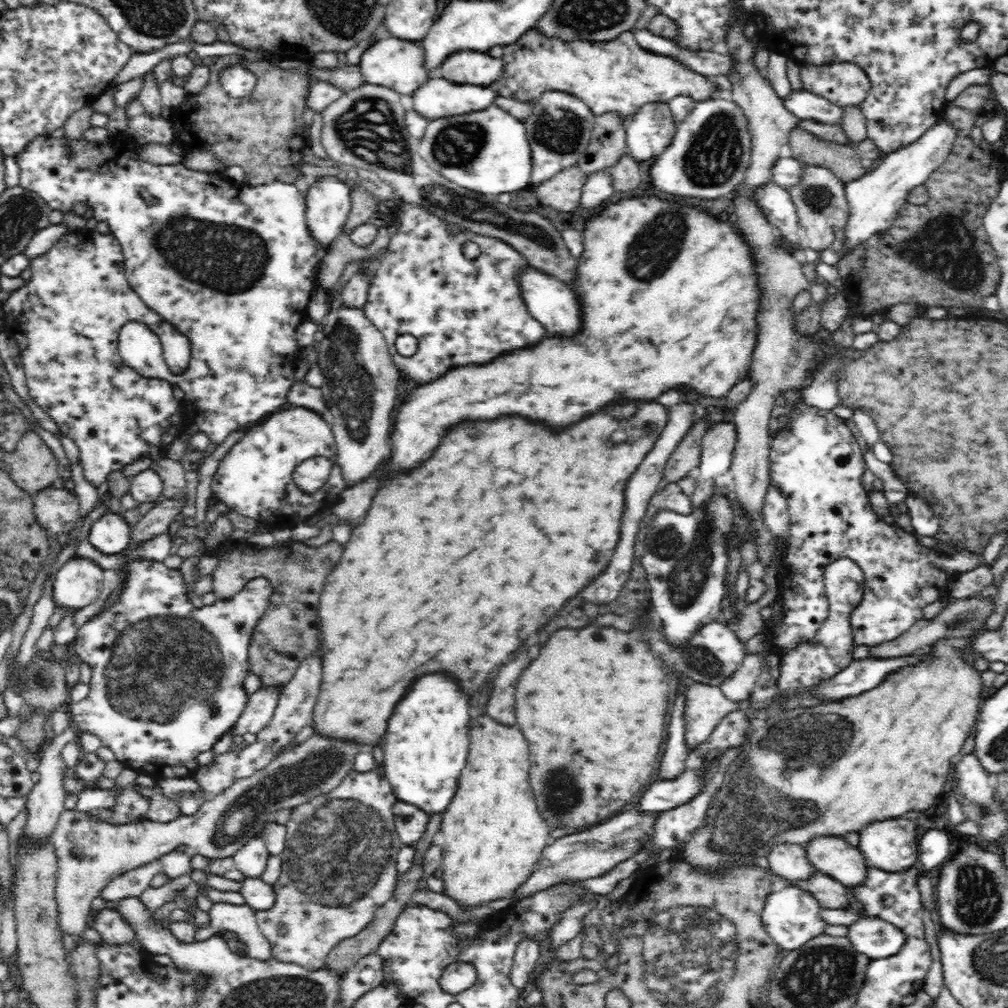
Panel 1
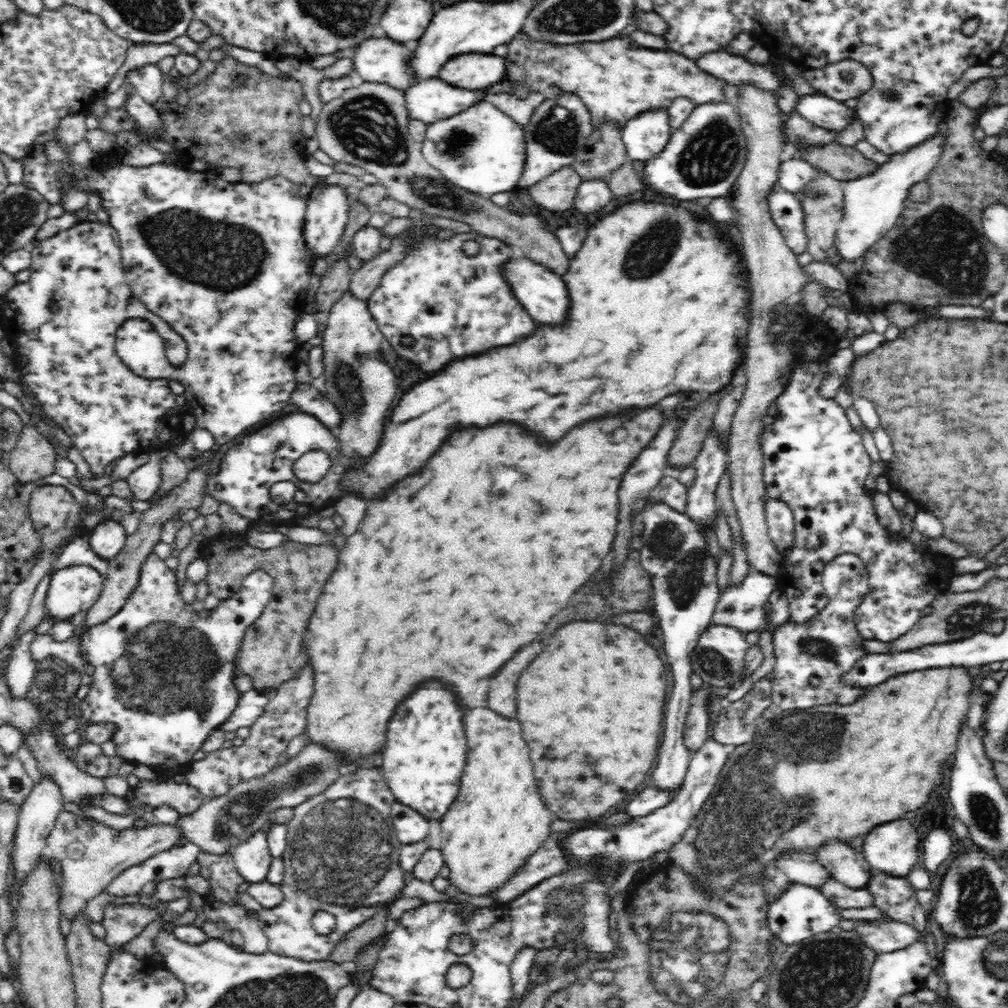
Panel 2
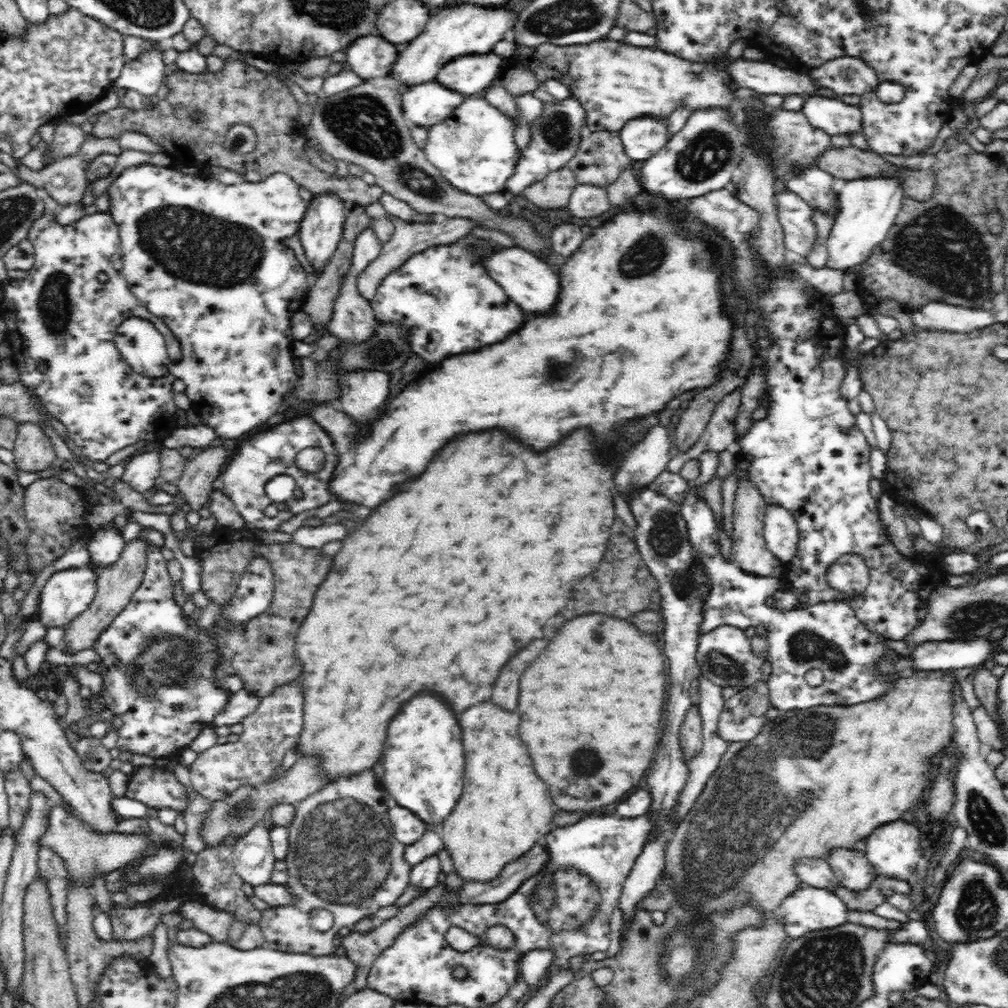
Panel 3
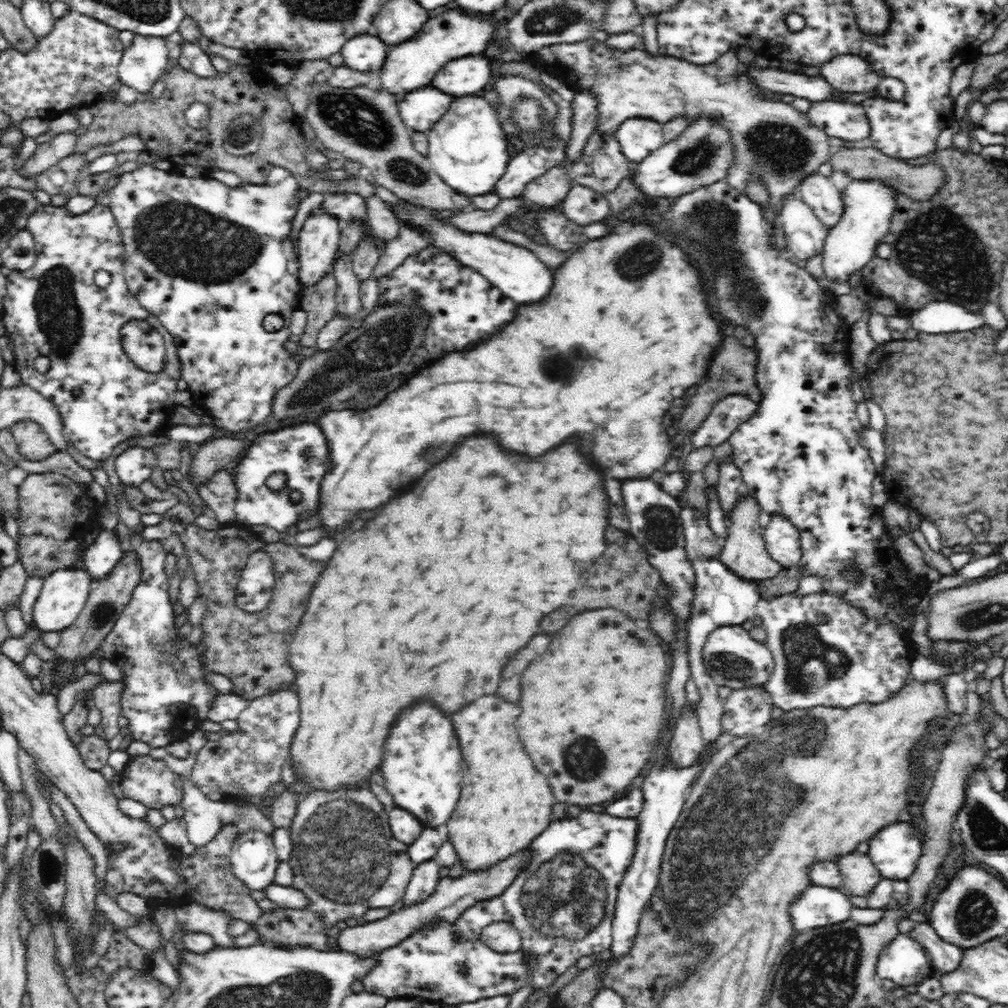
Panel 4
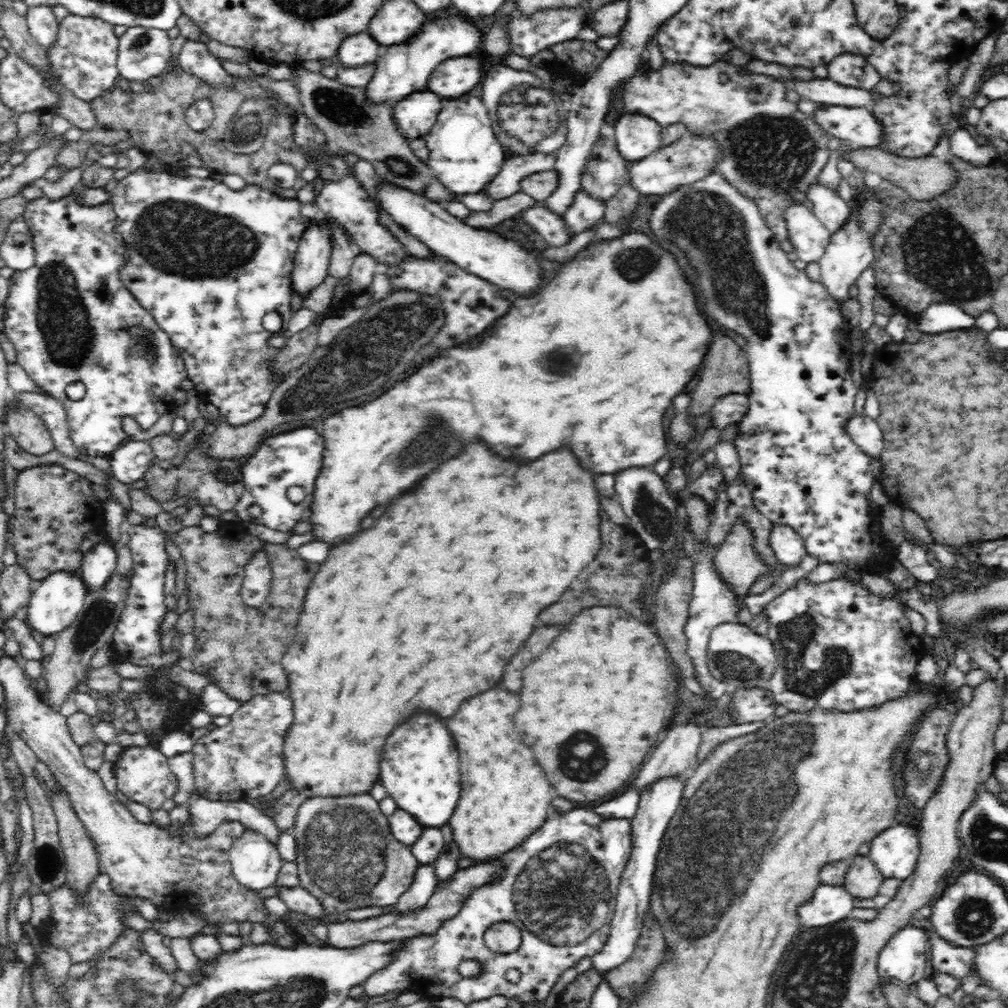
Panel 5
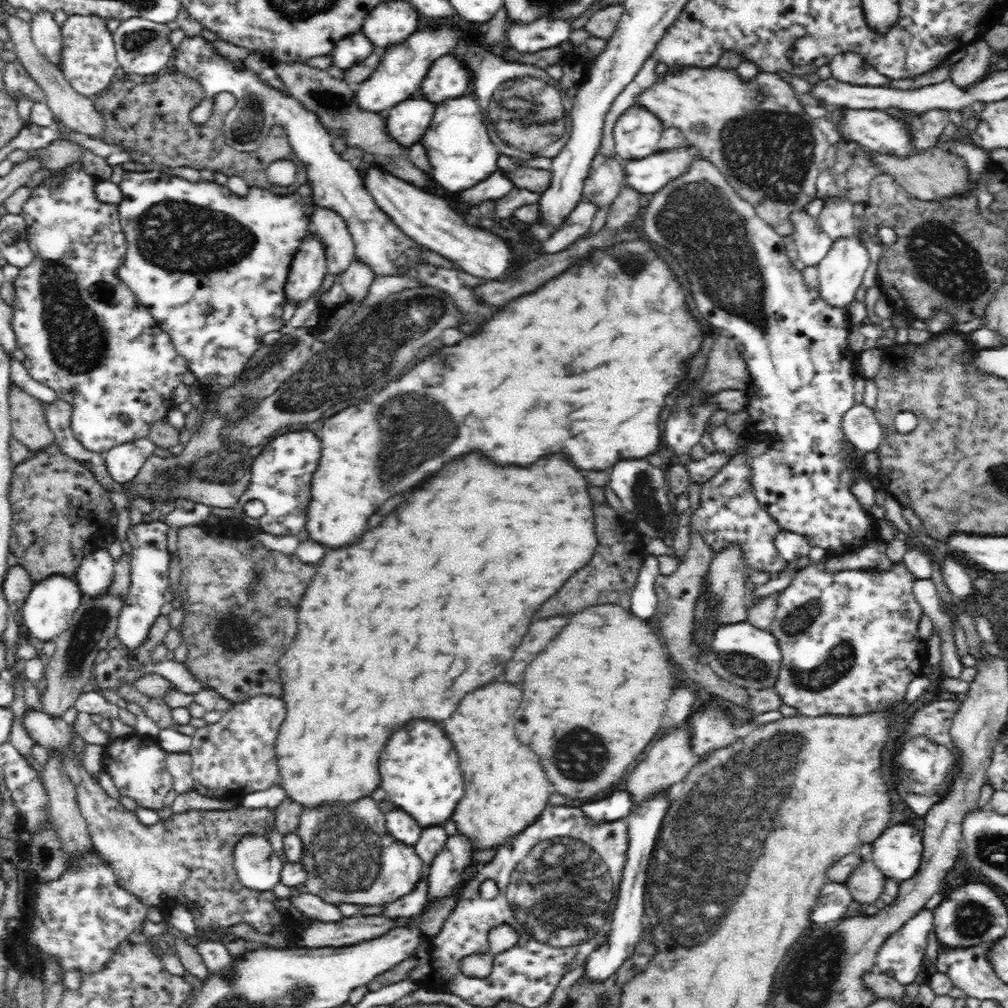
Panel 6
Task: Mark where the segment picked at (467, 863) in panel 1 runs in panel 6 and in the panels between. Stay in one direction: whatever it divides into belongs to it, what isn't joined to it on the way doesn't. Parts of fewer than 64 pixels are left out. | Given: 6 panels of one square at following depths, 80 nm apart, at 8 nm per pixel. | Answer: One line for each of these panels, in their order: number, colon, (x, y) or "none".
2: (499, 821)
3: (505, 810)
4: (506, 802)
5: (506, 798)
6: (506, 789)

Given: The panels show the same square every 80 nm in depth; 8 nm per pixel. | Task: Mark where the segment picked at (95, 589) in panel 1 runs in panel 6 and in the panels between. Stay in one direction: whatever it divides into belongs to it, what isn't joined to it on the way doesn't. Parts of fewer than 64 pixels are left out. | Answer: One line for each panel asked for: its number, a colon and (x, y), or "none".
2: (75, 588)
3: (68, 593)
4: (64, 592)
5: (59, 598)
6: (47, 613)

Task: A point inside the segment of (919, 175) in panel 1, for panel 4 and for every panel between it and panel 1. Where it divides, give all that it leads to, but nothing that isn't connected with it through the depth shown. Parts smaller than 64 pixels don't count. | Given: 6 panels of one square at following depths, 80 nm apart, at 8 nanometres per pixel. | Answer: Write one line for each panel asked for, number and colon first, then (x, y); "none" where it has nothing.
2: (872, 204)
3: (868, 207)
4: (852, 242)

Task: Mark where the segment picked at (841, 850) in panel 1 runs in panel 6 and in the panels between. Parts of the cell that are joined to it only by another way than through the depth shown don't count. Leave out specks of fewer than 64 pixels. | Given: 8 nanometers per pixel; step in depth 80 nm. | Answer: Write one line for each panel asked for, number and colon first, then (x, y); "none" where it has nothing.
2: (846, 865)
3: (853, 871)
4: (859, 875)
5: (862, 880)
6: (866, 883)

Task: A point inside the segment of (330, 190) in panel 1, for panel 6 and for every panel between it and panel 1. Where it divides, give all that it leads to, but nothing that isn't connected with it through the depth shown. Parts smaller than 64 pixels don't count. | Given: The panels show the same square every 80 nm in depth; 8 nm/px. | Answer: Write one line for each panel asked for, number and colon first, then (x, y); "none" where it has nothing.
2: (327, 212)
3: (321, 229)
4: (317, 246)
5: (310, 267)
6: (309, 267)

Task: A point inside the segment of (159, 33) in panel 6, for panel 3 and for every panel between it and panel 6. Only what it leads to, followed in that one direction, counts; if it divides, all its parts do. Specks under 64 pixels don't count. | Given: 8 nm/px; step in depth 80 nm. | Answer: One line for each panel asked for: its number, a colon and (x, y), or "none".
3: (145, 75)
4: (145, 62)
5: (143, 53)

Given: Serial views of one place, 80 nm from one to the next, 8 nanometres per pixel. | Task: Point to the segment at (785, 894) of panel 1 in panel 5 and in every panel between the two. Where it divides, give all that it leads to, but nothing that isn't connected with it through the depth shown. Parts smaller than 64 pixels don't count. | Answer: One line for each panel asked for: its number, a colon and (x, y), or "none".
2: (803, 911)
3: (809, 908)
4: (818, 906)
5: (830, 904)

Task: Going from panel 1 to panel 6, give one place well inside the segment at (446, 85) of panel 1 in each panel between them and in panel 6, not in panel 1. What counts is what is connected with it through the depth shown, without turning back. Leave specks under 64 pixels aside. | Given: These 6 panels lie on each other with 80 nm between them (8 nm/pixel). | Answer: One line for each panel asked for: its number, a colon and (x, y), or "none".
2: (427, 100)
3: (425, 105)
4: (420, 109)
5: (414, 117)
6: (407, 122)

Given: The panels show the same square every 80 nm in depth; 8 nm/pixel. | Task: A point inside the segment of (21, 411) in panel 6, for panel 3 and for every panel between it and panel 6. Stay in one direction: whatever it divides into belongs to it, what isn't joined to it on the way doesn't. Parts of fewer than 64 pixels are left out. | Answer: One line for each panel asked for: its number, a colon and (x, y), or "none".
3: (33, 452)
4: (33, 442)
5: (31, 434)

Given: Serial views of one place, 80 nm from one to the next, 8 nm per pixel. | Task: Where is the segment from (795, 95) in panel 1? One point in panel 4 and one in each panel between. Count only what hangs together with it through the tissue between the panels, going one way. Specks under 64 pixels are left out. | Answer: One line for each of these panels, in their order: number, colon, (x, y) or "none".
2: (826, 113)
3: (835, 117)
4: (848, 121)

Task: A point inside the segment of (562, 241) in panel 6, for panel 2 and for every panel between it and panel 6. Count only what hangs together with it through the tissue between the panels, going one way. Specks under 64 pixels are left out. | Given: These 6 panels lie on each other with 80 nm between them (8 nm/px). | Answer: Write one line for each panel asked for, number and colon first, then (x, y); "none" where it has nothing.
2: (592, 195)
3: (586, 201)
4: (582, 205)
5: (586, 211)

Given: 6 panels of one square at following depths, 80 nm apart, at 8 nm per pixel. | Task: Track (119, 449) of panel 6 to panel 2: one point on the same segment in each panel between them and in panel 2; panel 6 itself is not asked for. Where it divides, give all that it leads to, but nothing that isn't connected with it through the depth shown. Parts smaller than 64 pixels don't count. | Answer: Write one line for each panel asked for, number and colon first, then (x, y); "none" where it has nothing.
2: (144, 481)
3: (140, 473)
4: (133, 466)
5: (127, 463)

